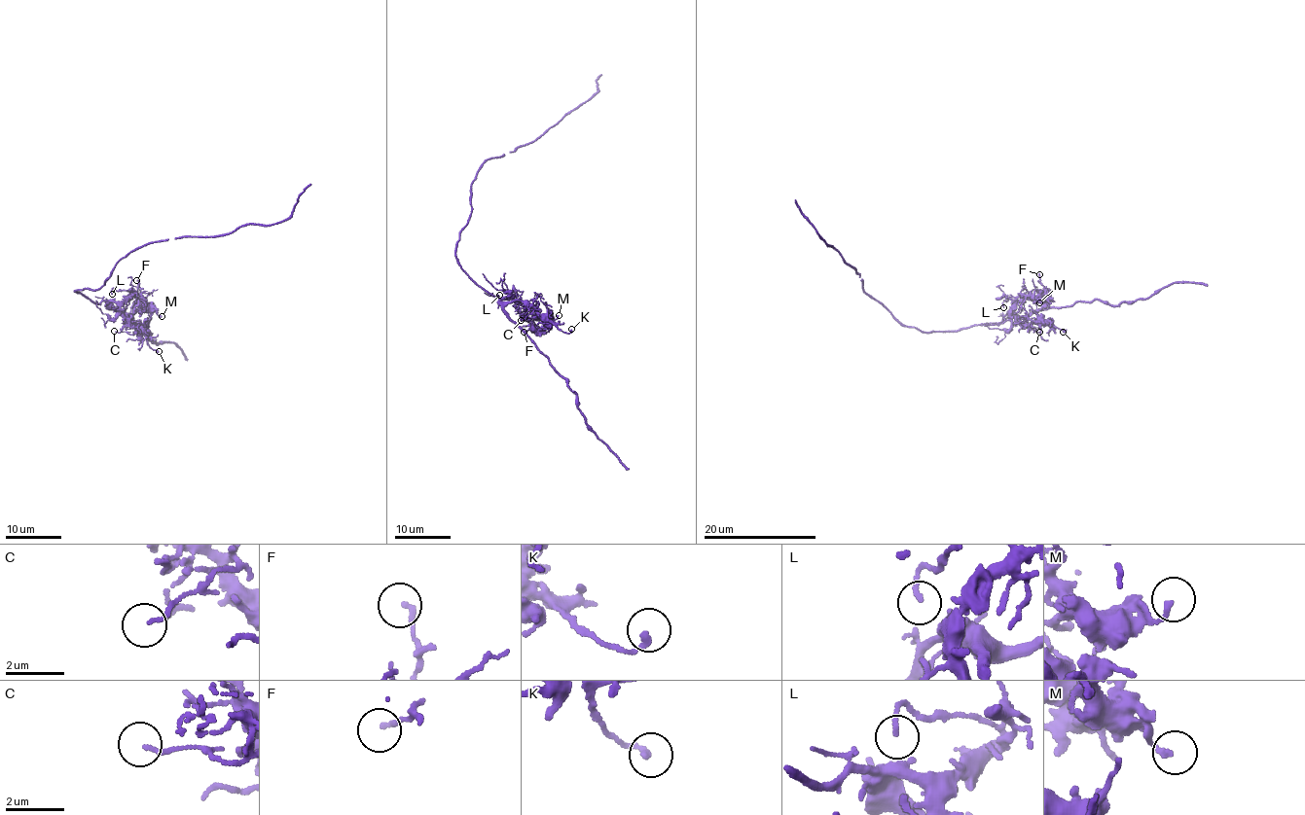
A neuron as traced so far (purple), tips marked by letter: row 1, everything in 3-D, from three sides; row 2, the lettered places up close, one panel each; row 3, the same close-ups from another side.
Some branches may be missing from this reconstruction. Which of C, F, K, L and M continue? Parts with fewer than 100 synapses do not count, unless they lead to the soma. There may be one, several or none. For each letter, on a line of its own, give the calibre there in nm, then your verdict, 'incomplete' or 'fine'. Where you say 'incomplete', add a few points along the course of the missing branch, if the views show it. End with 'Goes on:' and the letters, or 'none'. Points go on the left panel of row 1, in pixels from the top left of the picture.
C: 130 nm thick; fine
F: 170 nm thick; fine
K: 190 nm thick; fine
L: 110 nm thick; fine
M: 160 nm thick; fine
Goes on: none

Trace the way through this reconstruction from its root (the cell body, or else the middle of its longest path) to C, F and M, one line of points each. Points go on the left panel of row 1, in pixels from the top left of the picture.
C: (84, 289), (74, 292), (97, 302), (105, 301), (114, 305), (135, 328), (132, 335), (114, 331)
F: (84, 289), (74, 292), (97, 302), (125, 302), (137, 294), (142, 300), (138, 299), (136, 280)
M: (84, 289), (74, 292), (100, 303), (106, 301), (125, 302), (141, 295), (148, 306), (162, 316)

